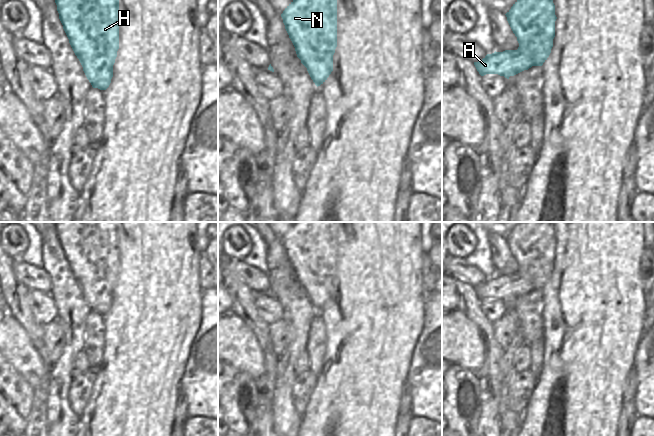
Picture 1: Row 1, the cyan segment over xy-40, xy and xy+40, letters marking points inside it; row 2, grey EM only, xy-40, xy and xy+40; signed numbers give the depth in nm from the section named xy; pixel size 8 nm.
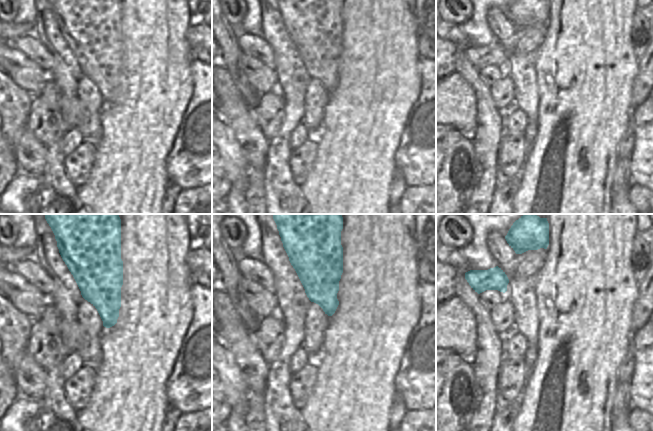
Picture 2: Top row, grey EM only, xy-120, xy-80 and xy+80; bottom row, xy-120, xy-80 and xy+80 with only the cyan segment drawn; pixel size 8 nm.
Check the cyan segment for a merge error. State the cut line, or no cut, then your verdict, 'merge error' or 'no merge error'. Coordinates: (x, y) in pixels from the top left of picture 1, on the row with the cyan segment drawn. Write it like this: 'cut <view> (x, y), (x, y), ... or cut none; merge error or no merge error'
cut xy+40 (517, 49), (526, 55), (533, 65); merge error

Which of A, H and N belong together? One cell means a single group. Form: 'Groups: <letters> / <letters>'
Groups: A / H N

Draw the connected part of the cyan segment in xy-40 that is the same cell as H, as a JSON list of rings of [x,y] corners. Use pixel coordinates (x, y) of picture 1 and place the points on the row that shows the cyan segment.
[[[55,0],[69,43],[93,88],[106,90],[119,49],[119,0]]]

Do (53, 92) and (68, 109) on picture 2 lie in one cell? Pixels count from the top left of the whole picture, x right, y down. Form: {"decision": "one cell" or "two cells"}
{"decision": "one cell"}

